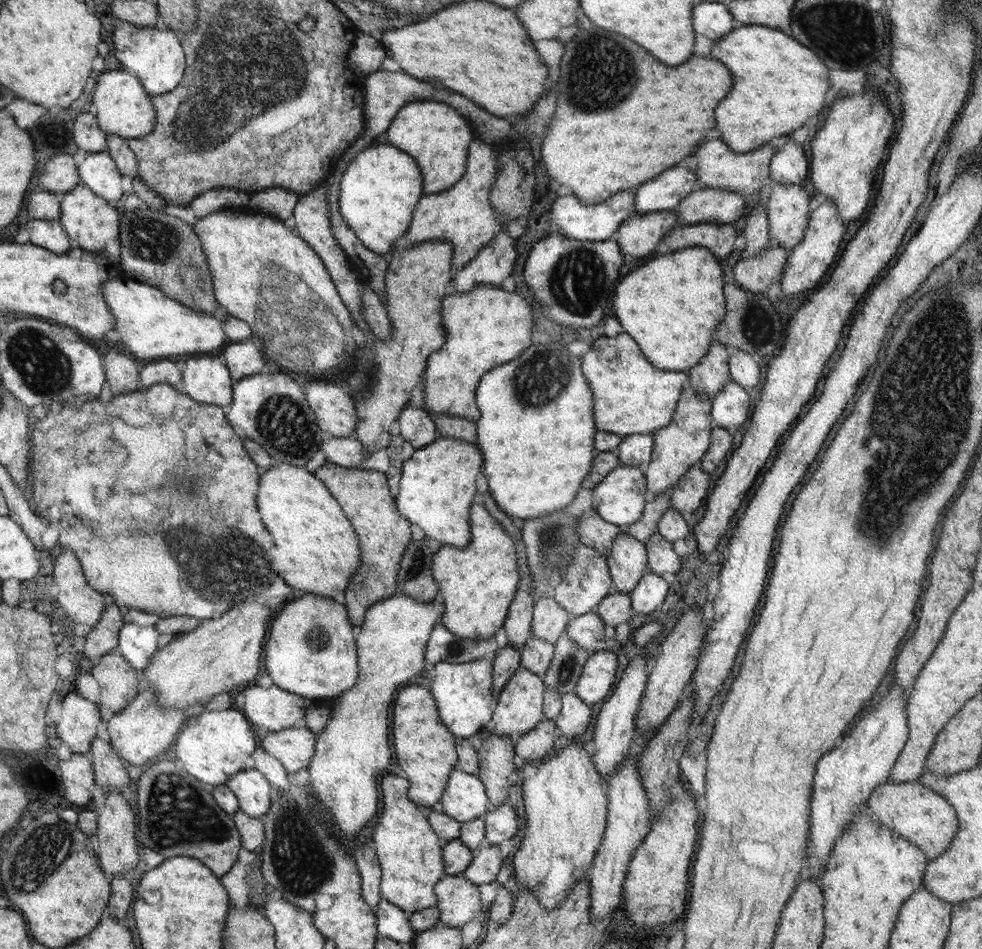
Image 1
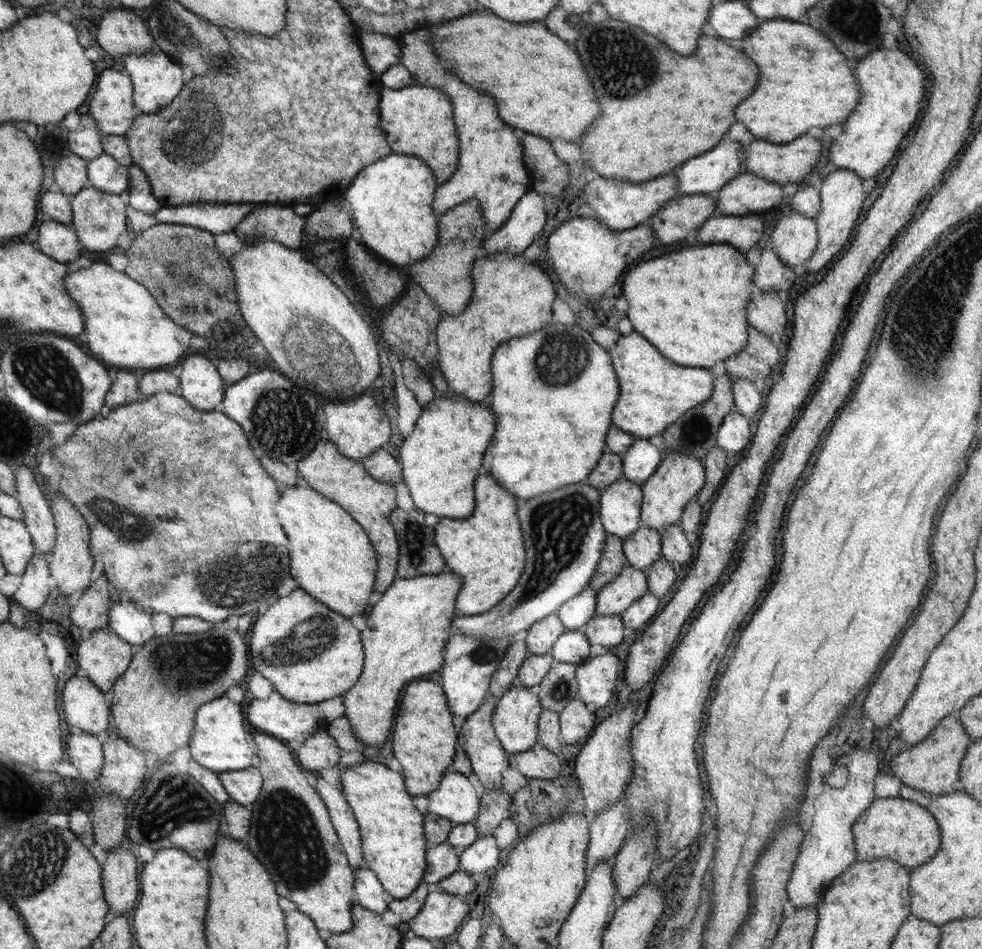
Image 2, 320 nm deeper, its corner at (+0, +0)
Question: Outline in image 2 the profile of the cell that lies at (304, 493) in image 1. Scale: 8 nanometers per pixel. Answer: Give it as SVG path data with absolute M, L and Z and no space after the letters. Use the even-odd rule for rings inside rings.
M266 455L262 456L261 462L266 472L284 486L278 518L282 520L280 526L290 542L290 556L302 560L302 568L290 570L290 576L294 576L300 589L306 588L314 600L321 601L342 616L352 618L355 614L365 613L374 592L377 570L377 552L365 529L336 501L322 496L314 488L298 486L298 474L294 468Z

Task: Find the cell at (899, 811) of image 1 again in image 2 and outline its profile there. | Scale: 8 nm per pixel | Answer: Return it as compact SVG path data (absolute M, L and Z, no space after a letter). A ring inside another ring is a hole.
M878 798L858 817L852 825L856 861L889 858L906 868L926 864L938 852L941 842L939 824L930 812L918 803L896 798Z

